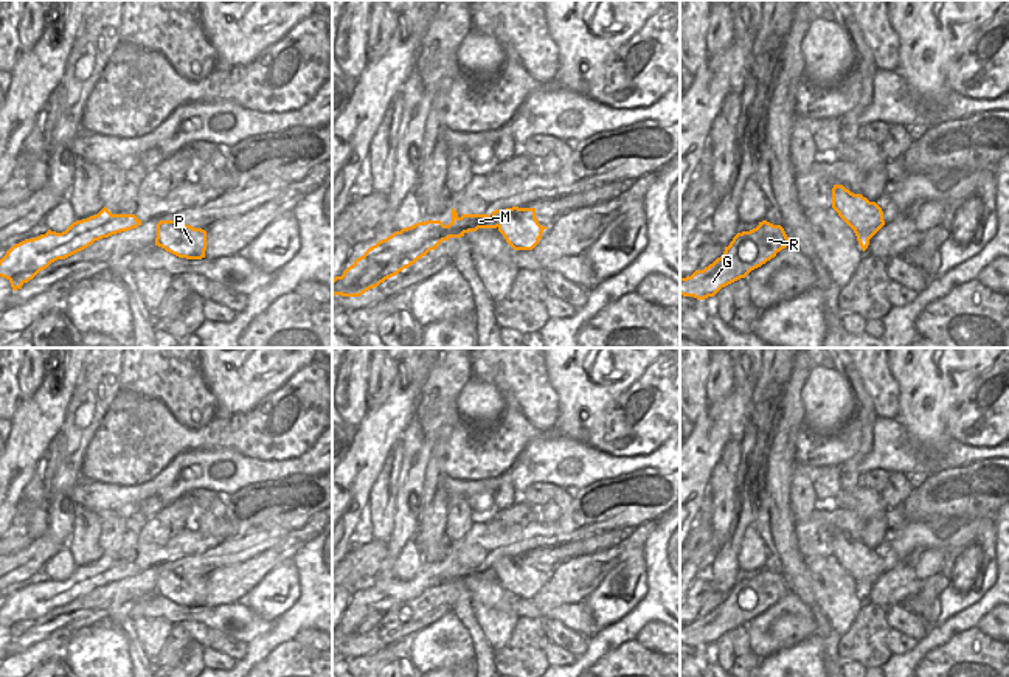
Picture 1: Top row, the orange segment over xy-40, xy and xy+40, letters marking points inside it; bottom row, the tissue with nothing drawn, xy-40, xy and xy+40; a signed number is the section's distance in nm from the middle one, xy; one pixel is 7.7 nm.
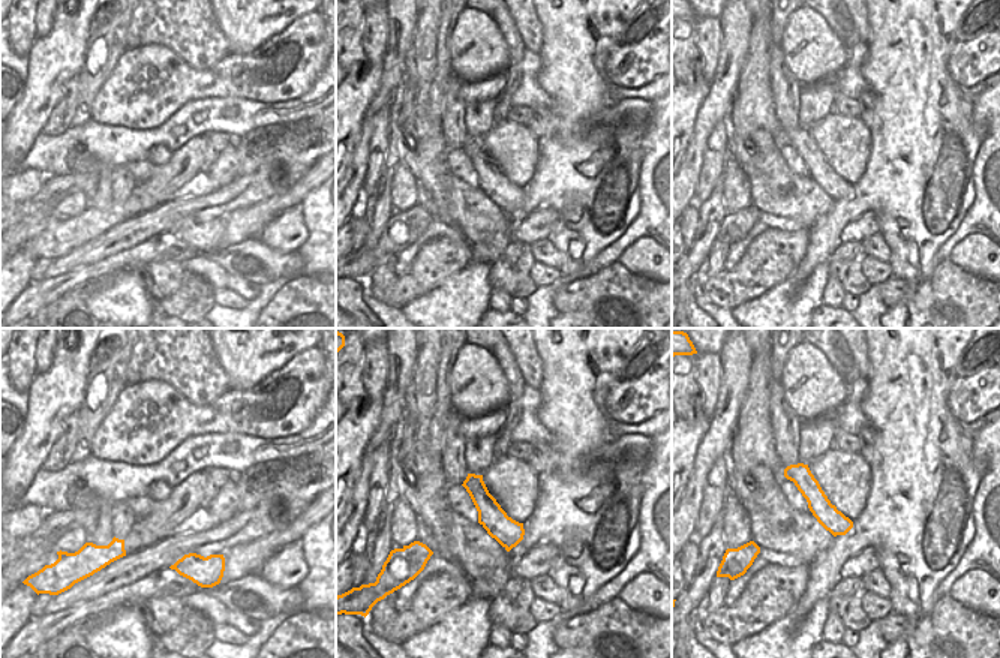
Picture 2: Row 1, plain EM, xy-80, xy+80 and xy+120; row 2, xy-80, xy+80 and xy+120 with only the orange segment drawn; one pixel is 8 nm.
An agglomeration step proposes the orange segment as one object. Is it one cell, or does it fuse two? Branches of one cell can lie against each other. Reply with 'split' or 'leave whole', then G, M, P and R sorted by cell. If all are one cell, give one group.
split; G M R / P

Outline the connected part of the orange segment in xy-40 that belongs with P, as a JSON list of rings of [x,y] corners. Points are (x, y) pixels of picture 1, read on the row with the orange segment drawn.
[[[160,220],[155,245],[186,259],[202,259],[206,250],[206,231],[182,220]]]

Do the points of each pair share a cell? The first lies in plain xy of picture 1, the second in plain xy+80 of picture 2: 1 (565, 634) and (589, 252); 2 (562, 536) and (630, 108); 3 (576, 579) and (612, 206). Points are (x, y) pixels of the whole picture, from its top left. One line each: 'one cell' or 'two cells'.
1: two cells
2: one cell
3: two cells

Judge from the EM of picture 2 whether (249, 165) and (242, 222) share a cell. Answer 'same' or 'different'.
different

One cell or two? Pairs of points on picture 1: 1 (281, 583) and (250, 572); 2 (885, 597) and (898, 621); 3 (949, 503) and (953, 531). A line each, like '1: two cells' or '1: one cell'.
1: two cells
2: two cells
3: two cells

